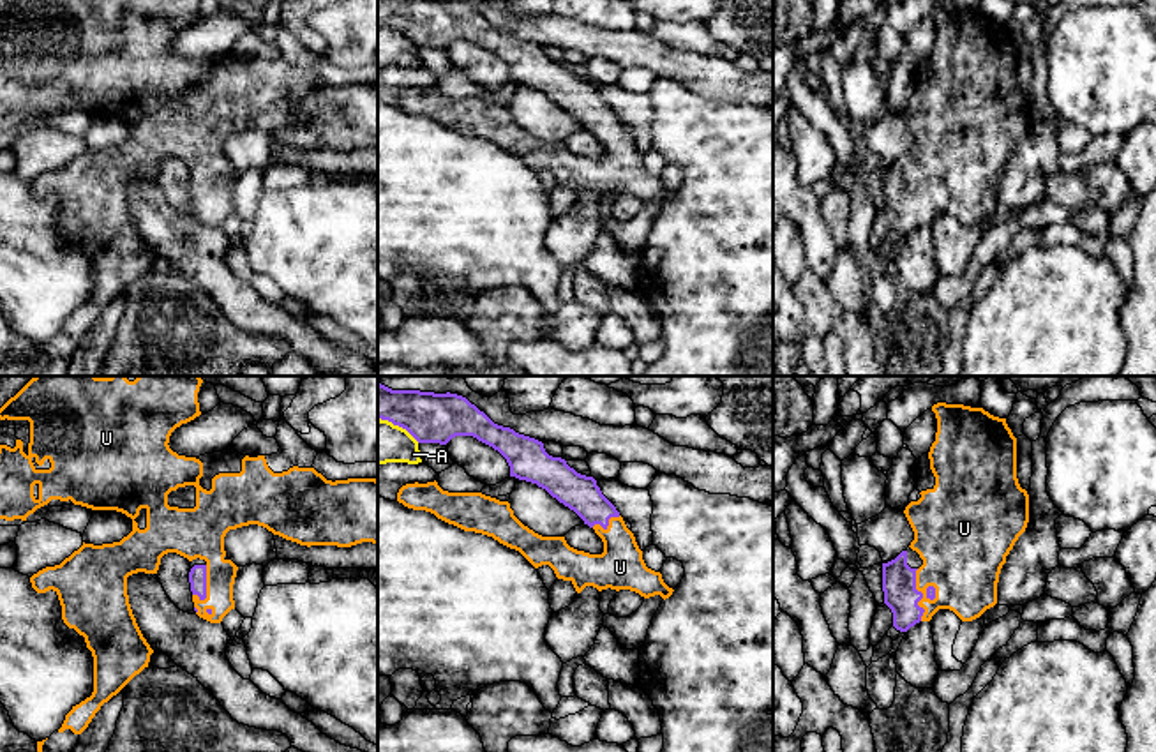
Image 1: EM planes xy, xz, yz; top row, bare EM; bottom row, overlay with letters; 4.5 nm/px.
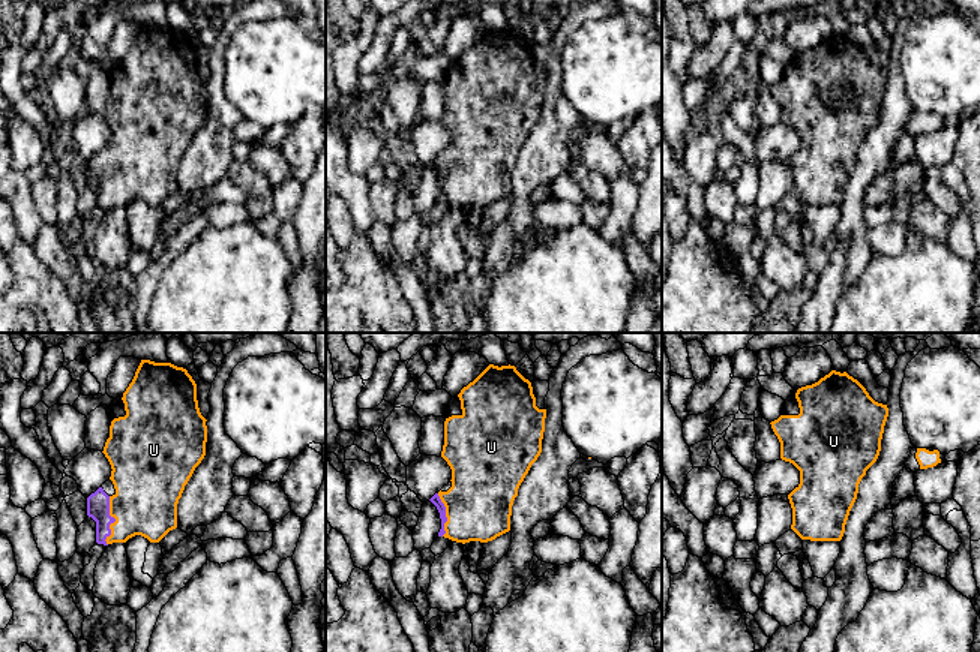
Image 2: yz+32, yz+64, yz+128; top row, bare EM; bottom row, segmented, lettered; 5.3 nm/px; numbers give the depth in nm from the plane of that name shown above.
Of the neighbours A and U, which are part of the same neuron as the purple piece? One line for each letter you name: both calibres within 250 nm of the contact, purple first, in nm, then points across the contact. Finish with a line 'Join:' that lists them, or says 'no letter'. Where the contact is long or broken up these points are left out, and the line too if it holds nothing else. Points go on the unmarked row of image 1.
U: 160/360 nm | across yz (899, 186), (913, 200), (922, 200), (962, 163)
Join: U

